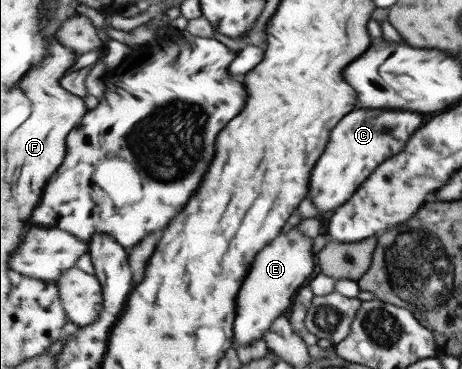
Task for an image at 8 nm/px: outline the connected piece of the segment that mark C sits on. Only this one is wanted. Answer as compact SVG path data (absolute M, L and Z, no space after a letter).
M364 108L354 110L350 116L334 128L334 136L330 138L330 148L326 148L326 156L314 168L314 178L311 178L309 195L313 196L319 215L334 212L348 200L352 199L362 183L377 171L388 158L400 154L412 134L423 126L424 116L416 112L400 112L400 110L378 110Z

